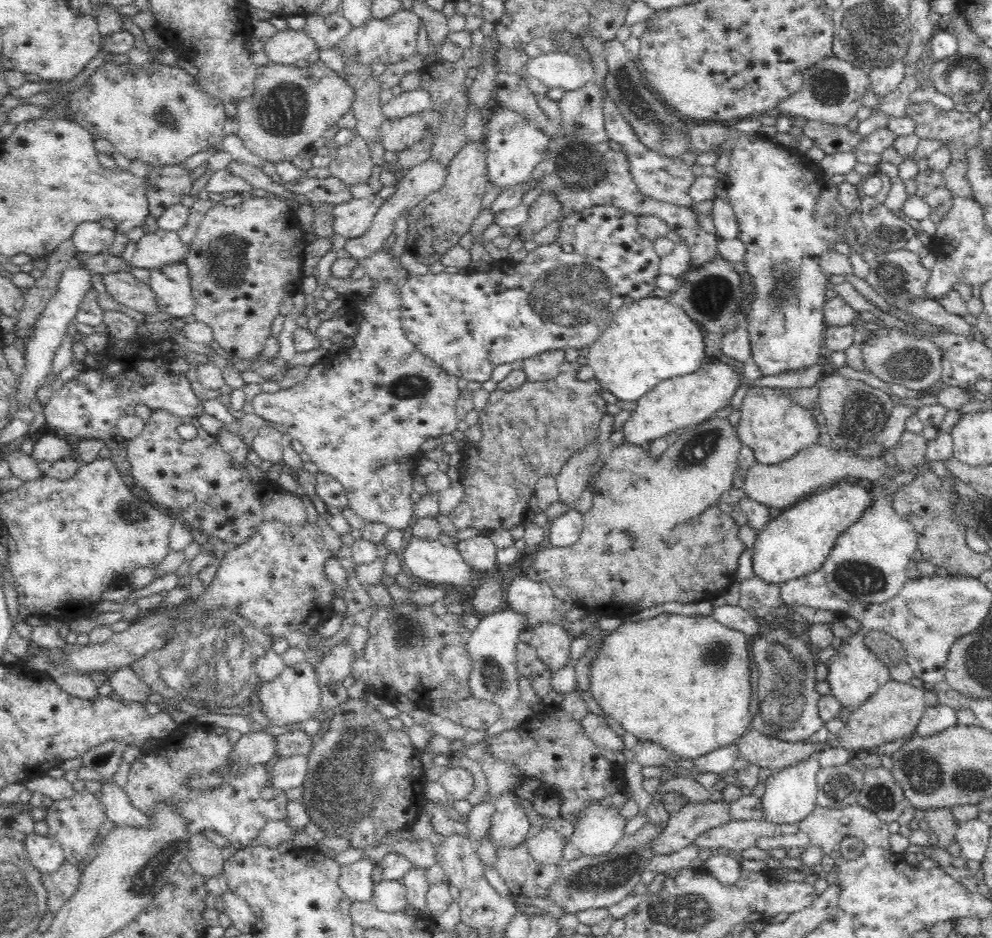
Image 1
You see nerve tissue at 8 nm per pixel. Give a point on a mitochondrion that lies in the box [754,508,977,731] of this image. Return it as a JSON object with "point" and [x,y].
{"point":[860,579]}

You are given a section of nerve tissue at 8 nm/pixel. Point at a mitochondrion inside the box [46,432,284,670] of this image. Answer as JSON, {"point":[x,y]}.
{"point":[131,513]}

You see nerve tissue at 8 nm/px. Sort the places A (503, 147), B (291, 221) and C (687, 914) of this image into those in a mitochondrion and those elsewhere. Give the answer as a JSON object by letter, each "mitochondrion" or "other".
{"A":"other","B":"other","C":"mitochondrion"}

